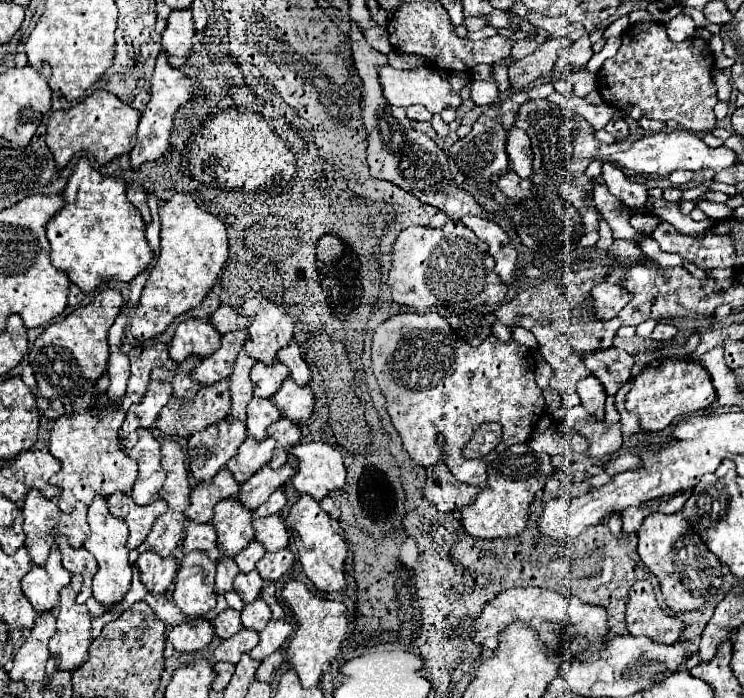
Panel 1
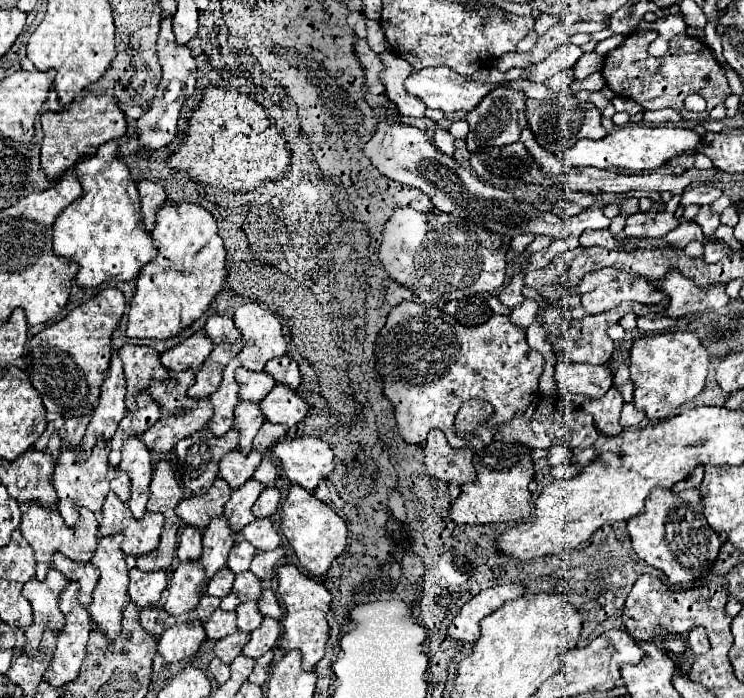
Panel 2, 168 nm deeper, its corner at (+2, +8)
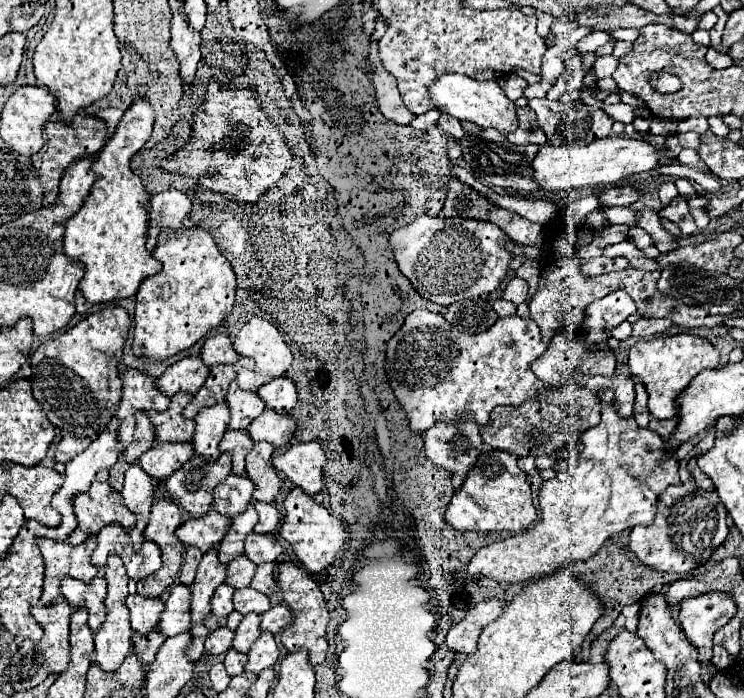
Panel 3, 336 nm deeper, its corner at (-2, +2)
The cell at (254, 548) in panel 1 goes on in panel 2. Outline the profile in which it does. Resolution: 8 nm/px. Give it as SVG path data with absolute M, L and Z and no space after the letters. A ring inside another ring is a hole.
M239 540L235 542L235 546L229 552L229 560L227 560L227 568L235 574L241 574L245 570L249 570L251 560L255 556L255 546L251 546L247 540Z

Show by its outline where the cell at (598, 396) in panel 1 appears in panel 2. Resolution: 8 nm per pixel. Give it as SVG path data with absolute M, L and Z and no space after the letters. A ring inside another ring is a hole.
M555 352L555 386L561 394L583 394L589 398L599 398L611 388L611 370L605 364L591 366L591 364L573 364L563 358L563 354Z

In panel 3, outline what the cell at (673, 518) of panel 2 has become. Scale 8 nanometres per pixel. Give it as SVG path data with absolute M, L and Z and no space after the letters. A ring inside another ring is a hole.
M685 460L679 462L679 474L683 484L669 486L659 496L655 522L651 526L635 526L629 534L629 548L645 566L661 572L691 574L695 568L701 568L727 538L727 510L719 504L715 492L705 492L695 486L685 468Z

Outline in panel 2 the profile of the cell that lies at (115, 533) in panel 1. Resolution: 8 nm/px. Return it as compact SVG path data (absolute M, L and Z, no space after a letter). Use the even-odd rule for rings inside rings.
M123 534L101 538L99 544L97 544L97 550L93 554L93 560L91 560L91 564L95 568L99 568L101 580L99 580L99 584L93 592L93 602L89 606L89 616L95 624L95 628L101 630L107 636L107 640L115 640L115 636L119 636L125 598L127 598L127 586L129 586L129 570L127 570L127 564L125 564L125 556L121 552L121 542L123 542Z

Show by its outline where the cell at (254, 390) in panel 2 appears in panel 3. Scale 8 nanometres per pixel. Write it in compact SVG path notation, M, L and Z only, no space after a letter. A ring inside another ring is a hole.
M233 380L227 392L227 404L231 408L231 422L229 428L247 428L263 410L263 398L257 392L249 392L239 388Z

